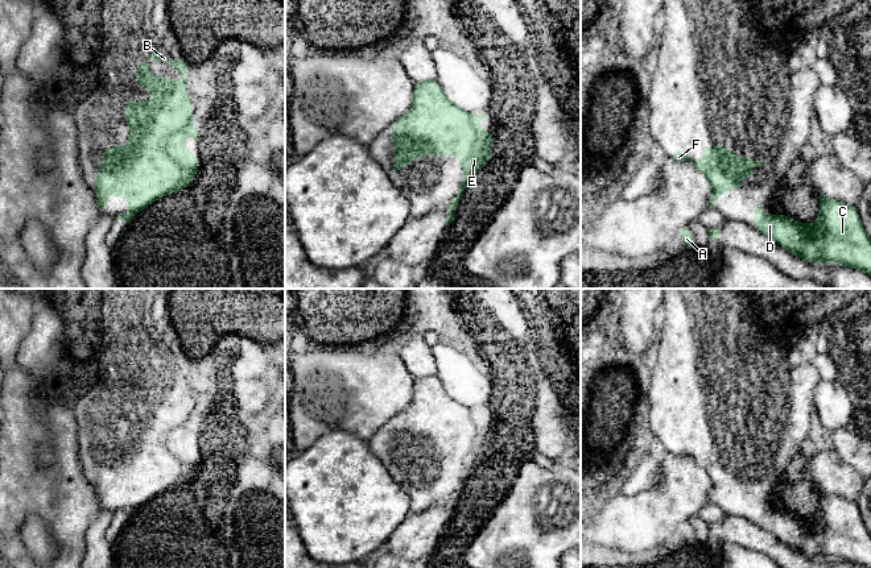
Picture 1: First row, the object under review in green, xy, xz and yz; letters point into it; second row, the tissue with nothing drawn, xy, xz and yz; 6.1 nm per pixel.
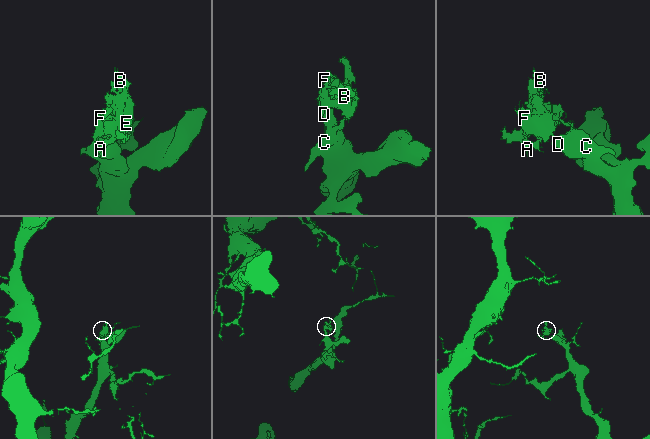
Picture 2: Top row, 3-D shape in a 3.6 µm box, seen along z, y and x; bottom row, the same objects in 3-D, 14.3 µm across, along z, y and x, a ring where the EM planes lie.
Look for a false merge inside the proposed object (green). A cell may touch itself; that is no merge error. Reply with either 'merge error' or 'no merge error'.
no merge error

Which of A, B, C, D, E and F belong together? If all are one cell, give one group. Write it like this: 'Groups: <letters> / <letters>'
Groups: A B C D E F

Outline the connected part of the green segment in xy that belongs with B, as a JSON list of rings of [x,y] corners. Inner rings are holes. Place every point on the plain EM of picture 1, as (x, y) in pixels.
[[[160,345],[153,347],[148,355],[140,353],[136,361],[137,381],[149,383],[153,395],[131,395],[125,398],[125,411],[123,415],[131,422],[131,434],[125,438],[124,444],[121,441],[107,441],[104,447],[99,448],[107,460],[98,464],[98,480],[94,485],[100,505],[107,501],[111,489],[125,493],[132,501],[132,505],[129,509],[123,509],[116,513],[127,514],[128,519],[136,509],[145,505],[154,496],[189,482],[199,461],[199,452],[190,449],[187,441],[183,439],[185,430],[191,430],[194,436],[199,435],[197,423],[191,420],[191,415],[197,412],[194,411],[193,401],[186,386],[186,365],[191,361],[183,352],[177,356],[170,356]],[[148,355],[168,358],[181,369],[182,378],[178,380],[158,369],[153,374],[152,364],[145,358]]]

